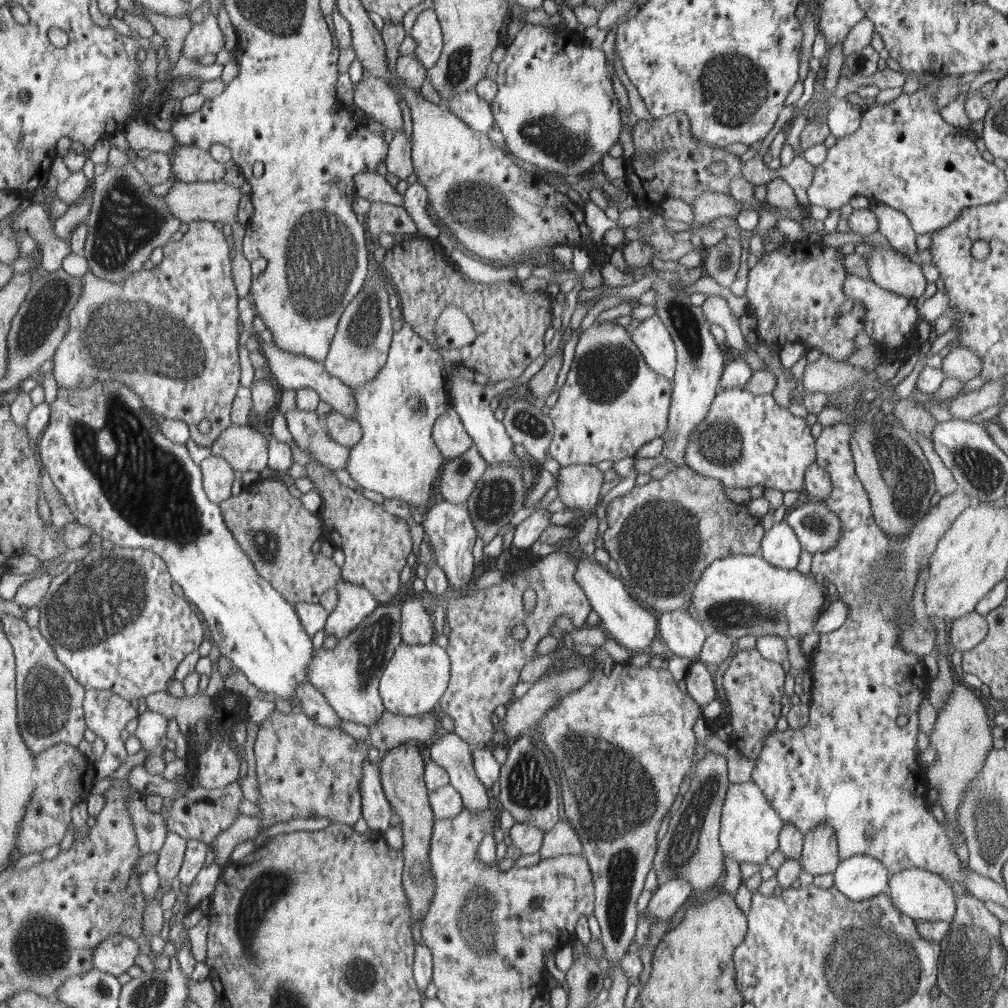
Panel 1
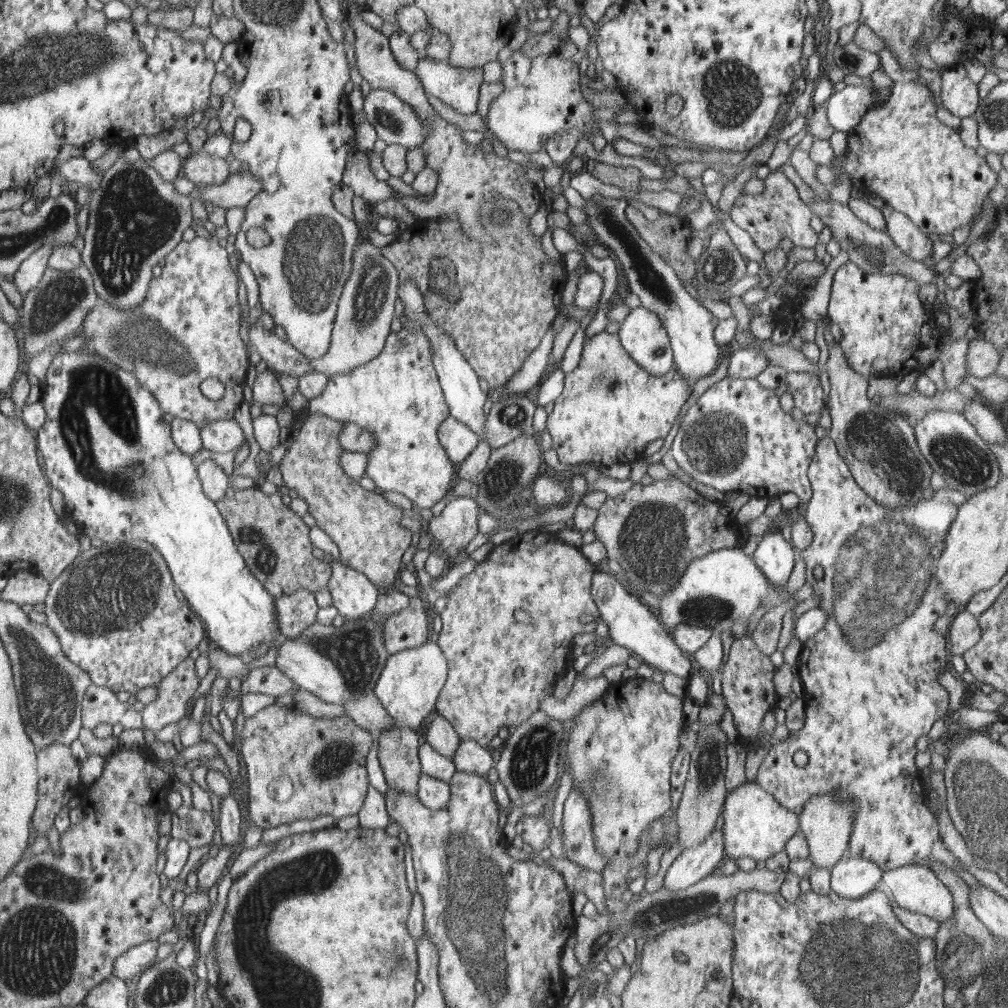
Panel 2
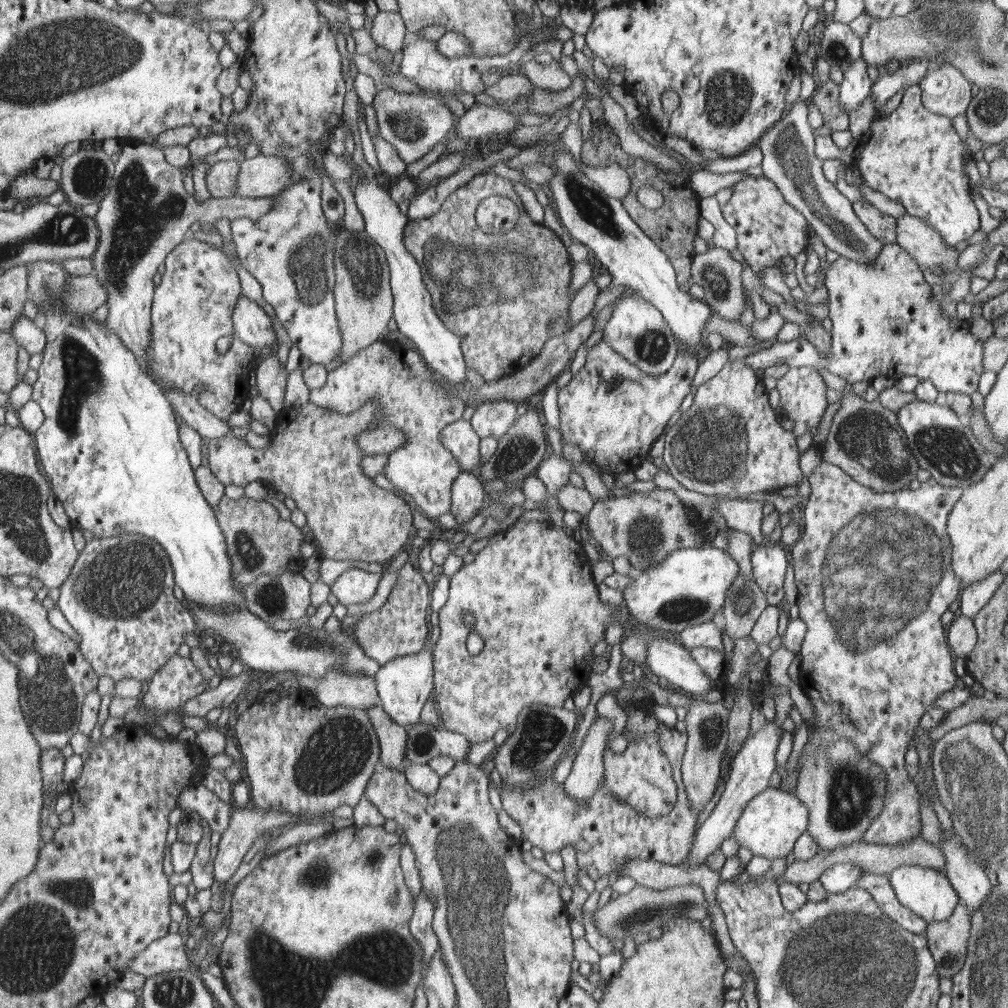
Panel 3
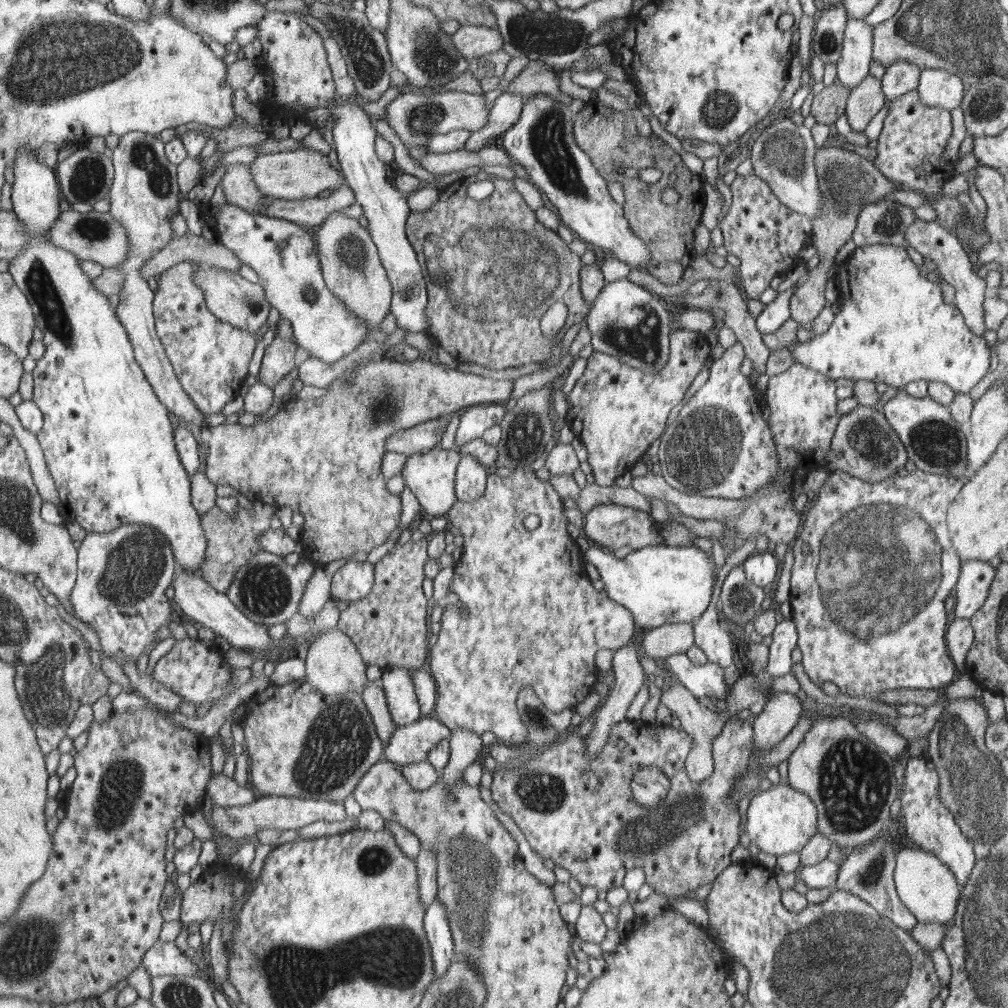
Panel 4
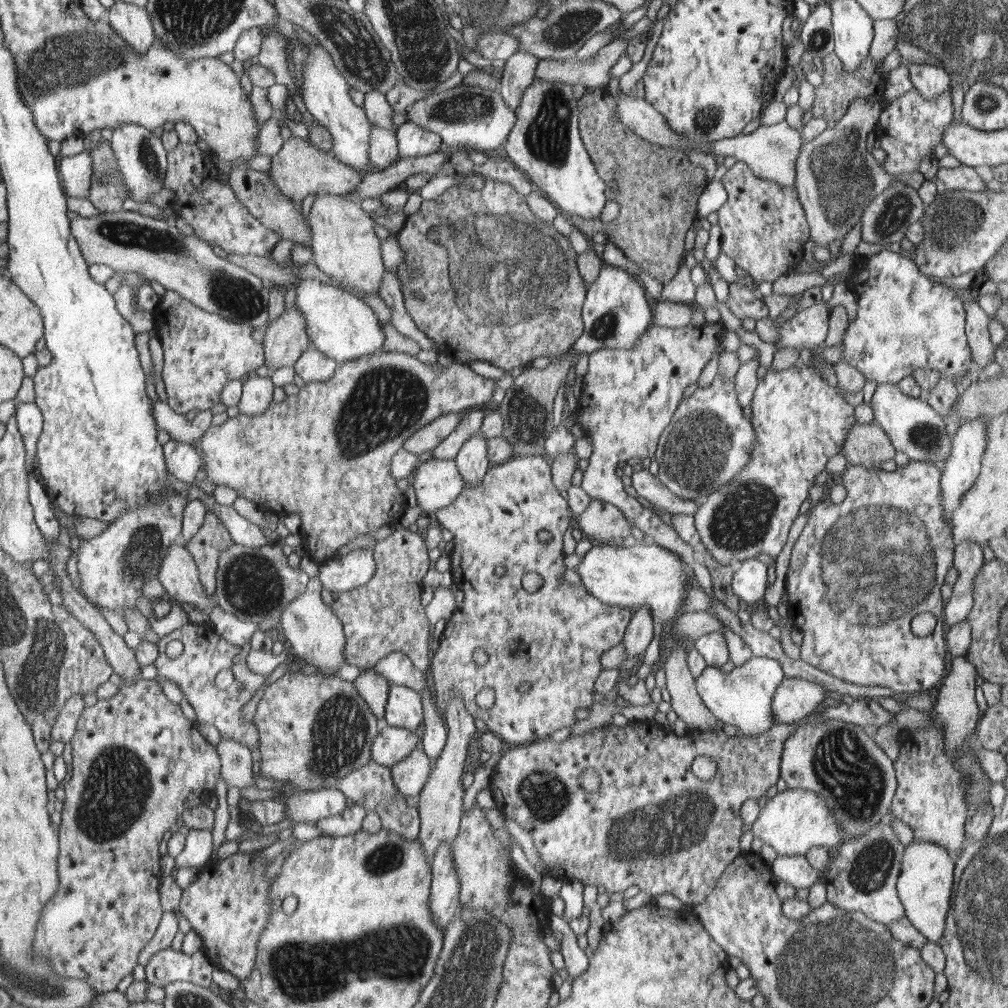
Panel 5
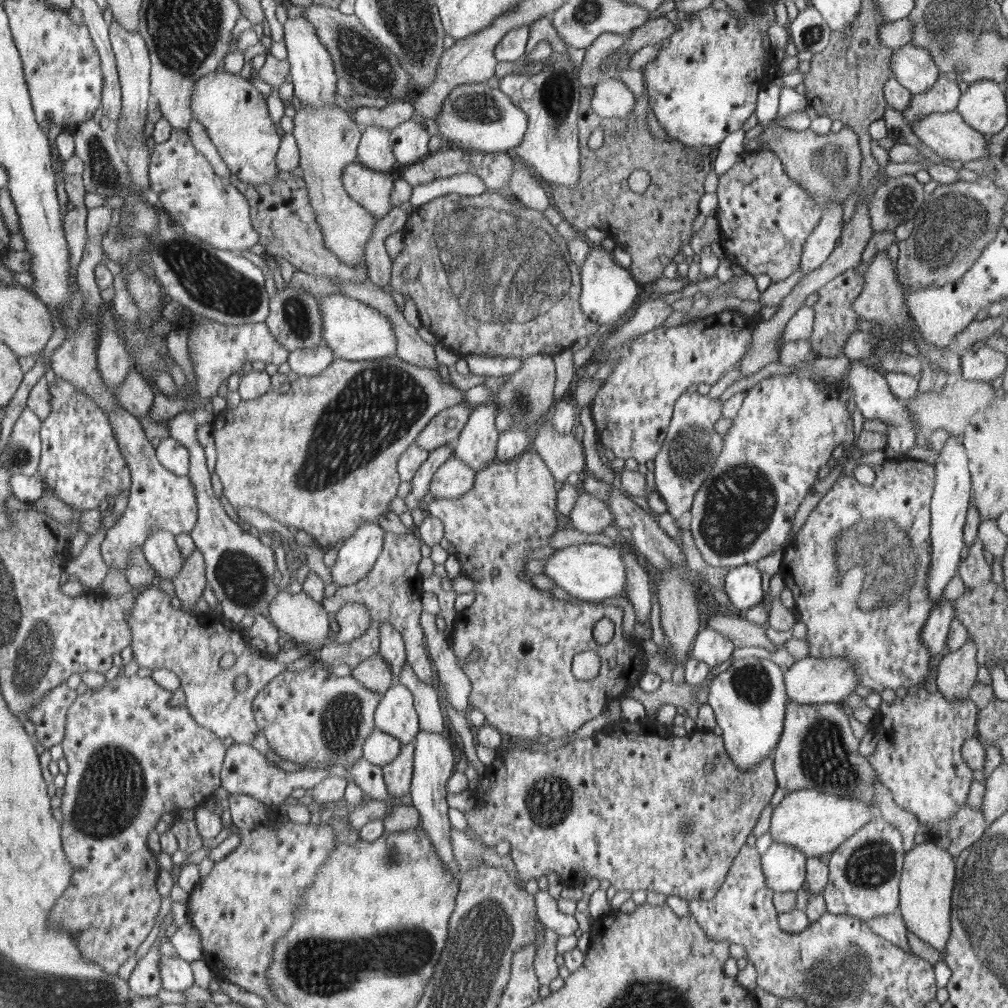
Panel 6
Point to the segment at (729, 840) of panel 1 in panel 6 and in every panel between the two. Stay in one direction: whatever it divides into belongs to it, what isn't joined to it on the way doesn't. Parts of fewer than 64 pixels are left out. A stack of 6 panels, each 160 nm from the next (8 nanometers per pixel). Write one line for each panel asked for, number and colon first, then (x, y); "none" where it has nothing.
2: (755, 826)
3: (771, 823)
4: (780, 821)
5: (793, 821)
6: (816, 823)

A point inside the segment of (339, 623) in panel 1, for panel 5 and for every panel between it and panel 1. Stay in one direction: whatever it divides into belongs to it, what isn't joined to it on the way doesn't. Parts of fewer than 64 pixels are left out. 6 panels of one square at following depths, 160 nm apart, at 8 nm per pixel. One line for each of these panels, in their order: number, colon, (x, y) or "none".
2: (354, 595)
3: (355, 586)
4: (353, 582)
5: (354, 570)

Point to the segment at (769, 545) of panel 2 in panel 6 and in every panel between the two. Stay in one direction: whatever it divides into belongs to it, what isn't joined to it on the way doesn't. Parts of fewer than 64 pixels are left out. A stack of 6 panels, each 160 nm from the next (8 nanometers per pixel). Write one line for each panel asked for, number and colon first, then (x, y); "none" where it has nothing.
3: (769, 561)
4: (761, 569)
5: (749, 583)
6: (743, 587)

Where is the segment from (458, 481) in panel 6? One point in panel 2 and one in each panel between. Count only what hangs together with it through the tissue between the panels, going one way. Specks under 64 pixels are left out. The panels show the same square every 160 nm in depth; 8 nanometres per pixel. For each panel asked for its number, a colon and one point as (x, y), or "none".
2: (397, 396)
3: (394, 373)
4: (430, 476)
5: (437, 482)

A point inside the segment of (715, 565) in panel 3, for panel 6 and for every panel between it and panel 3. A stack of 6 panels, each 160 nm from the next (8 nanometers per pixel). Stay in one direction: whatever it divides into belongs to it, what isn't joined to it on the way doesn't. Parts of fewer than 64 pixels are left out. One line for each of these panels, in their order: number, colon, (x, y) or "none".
4: (660, 585)
5: (648, 575)
6: (590, 572)

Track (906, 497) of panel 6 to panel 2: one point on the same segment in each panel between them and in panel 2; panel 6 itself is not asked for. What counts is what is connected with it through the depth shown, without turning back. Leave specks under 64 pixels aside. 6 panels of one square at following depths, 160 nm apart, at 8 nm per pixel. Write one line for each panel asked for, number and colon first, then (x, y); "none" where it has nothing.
2: (869, 682)
3: (873, 576)
4: (869, 601)
5: (864, 578)

